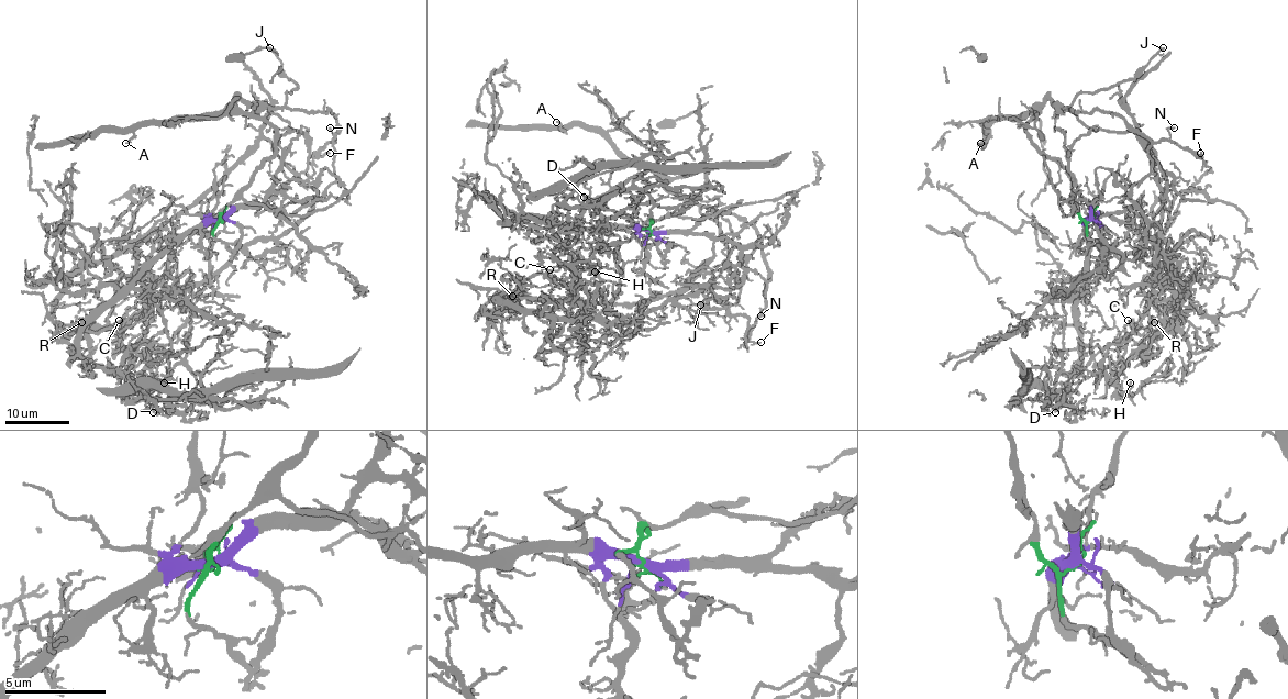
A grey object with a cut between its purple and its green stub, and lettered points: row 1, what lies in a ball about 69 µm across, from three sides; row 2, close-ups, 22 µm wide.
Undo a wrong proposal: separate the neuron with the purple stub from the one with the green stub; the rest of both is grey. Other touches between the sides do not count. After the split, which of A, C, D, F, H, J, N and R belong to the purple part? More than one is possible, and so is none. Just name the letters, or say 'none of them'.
C, D, H, R

